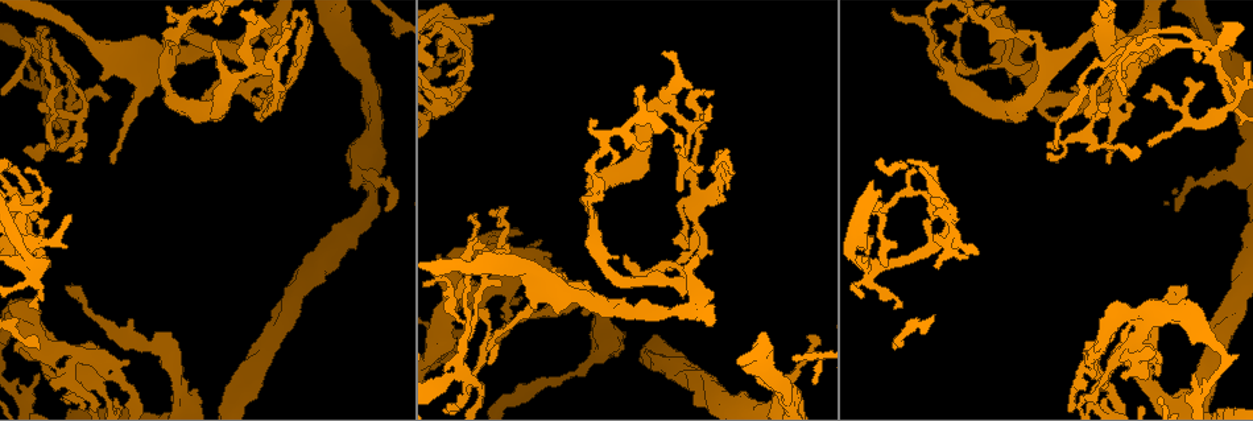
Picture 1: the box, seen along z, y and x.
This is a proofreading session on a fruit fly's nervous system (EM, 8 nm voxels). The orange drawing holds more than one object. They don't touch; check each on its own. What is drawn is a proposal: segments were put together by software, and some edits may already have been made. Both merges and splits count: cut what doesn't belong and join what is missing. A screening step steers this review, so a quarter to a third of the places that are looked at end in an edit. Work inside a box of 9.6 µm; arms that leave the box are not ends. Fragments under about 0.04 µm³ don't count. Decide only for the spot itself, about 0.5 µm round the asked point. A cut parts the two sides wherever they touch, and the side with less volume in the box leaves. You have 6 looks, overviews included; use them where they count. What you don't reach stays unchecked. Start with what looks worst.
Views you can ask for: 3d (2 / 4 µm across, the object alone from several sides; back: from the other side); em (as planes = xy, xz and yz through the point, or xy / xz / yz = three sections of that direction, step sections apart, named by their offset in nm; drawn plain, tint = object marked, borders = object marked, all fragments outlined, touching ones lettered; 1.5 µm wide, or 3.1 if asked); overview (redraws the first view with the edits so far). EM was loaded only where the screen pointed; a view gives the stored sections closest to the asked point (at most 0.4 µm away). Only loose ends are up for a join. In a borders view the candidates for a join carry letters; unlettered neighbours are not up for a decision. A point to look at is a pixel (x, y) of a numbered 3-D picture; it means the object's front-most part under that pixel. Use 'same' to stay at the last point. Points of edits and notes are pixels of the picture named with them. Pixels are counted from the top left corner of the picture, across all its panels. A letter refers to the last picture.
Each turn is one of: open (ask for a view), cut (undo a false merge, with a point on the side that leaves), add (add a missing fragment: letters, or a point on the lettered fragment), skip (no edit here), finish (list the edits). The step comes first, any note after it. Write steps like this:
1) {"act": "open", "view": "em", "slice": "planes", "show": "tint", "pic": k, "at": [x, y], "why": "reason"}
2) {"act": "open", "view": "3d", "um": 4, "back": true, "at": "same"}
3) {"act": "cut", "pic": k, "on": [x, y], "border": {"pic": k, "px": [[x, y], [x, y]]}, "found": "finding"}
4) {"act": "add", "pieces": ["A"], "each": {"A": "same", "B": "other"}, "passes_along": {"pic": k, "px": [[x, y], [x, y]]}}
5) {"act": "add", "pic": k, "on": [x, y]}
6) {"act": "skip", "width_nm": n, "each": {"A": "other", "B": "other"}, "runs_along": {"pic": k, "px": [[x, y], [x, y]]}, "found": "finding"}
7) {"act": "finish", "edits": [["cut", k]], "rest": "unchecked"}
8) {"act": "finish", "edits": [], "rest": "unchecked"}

{"act": "open", "view": "3d", "um": 4, "back": true, "pic": 1, "at": [110, 96], "why": "branch stops here"}

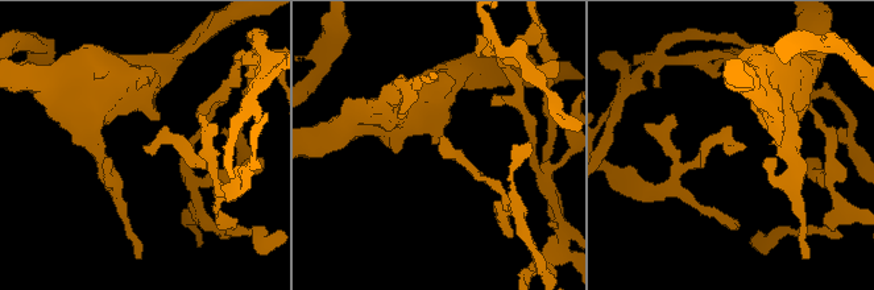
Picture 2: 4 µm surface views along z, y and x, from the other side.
{"act": "open", "view": "em", "slice": "xy", "step": 4, "show": "borders", "pic": 2, "at": [145, 147], "why": "need the tissue"}

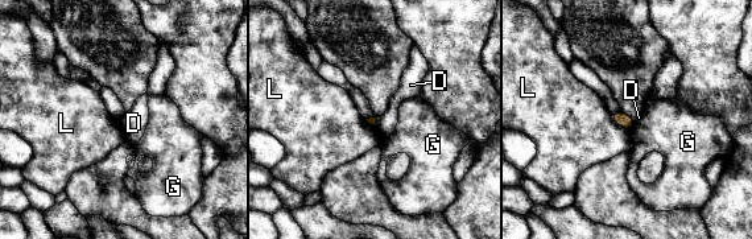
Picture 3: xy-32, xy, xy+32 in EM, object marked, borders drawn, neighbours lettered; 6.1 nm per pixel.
{"act": "skip", "each": {"D": "other", "G": "other", "L": "other"}, "found": "none of them fits"}

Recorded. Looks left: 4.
{"act": "open", "view": "3d", "um": 2, "back": true, "pic": 1, "at": [436, 104]}

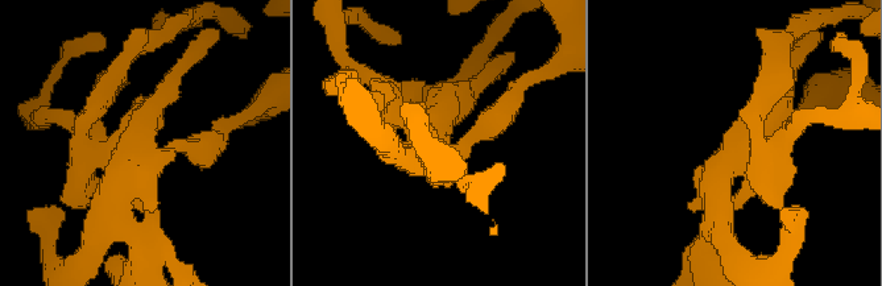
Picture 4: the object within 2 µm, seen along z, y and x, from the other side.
{"act": "open", "view": "em", "slice": "planes", "show": "borders", "pic": 4, "at": [134, 139]}

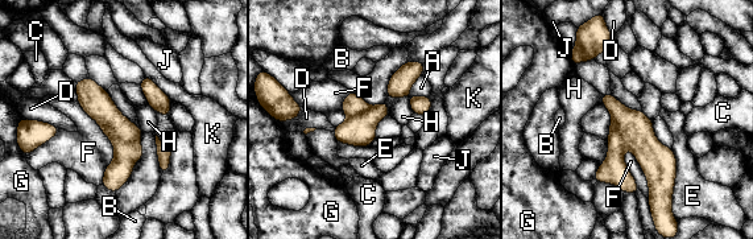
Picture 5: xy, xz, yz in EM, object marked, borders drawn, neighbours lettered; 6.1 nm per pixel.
{"act": "cut", "pic": 5, "on": [119, 170], "width_nm": 180, "each": {"A": "other", "B": "other", "C": "other", "D": "other", "E": "other", "F": "other", "G": "other", "H": "other", "J": "other", "K": "other"}, "border": {"pic": 5, "px": [[100, 124], [114, 140], [132, 141]]}, "found": "two neurons meet here"}

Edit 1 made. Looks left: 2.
{"act": "open", "view": "3d", "um": 2, "pic": 1, "at": [66, 288], "why": "an open end"}

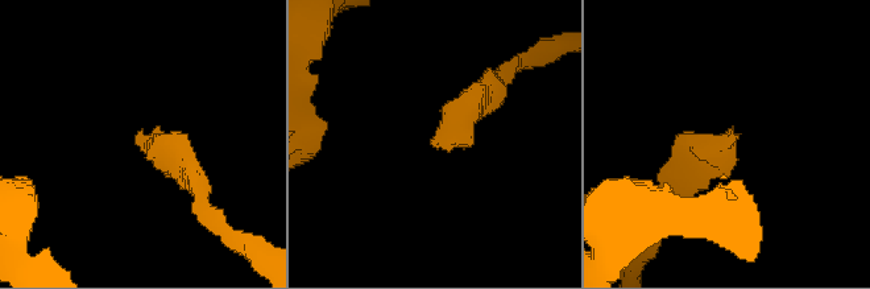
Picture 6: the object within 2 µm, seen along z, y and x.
{"act": "open", "view": "em", "slice": "planes", "show": "borders", "pic": 6, "at": [433, 144], "why": "now the EM"}

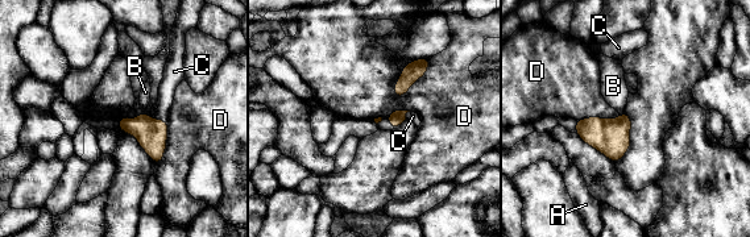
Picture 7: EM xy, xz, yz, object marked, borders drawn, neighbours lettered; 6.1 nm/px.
{"act": "add", "pieces": ["C"], "each": {"A": "other", "B": "other", "C": "same", "D": "other"}, "passes_along": {"pic": 7, "px": [[150, 133], [161, 120], [166, 91]]}, "found": "the neuron continues"}

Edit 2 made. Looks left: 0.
{"act": "finish", "edits": [["cut", 5], ["add", 7]], "rest": "unchecked"}

